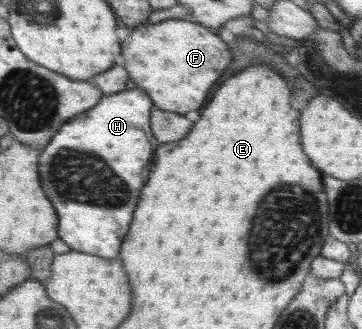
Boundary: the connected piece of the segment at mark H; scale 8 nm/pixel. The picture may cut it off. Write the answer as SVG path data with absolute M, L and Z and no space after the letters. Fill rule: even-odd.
M138 88L103 96L94 106L94 111L86 111L86 115L78 115L78 119L65 122L61 126L62 131L58 131L58 139L50 141L50 145L40 150L40 180L46 183L46 191L50 191L54 207L58 207L60 232L57 236L72 250L102 256L104 259L120 256L118 253L121 251L122 239L128 233L140 189L144 187L150 173L150 159L158 147L156 138L152 137L150 131L150 98ZM72 193L90 195L92 199L88 199L88 203L78 203L78 195L72 197Z

